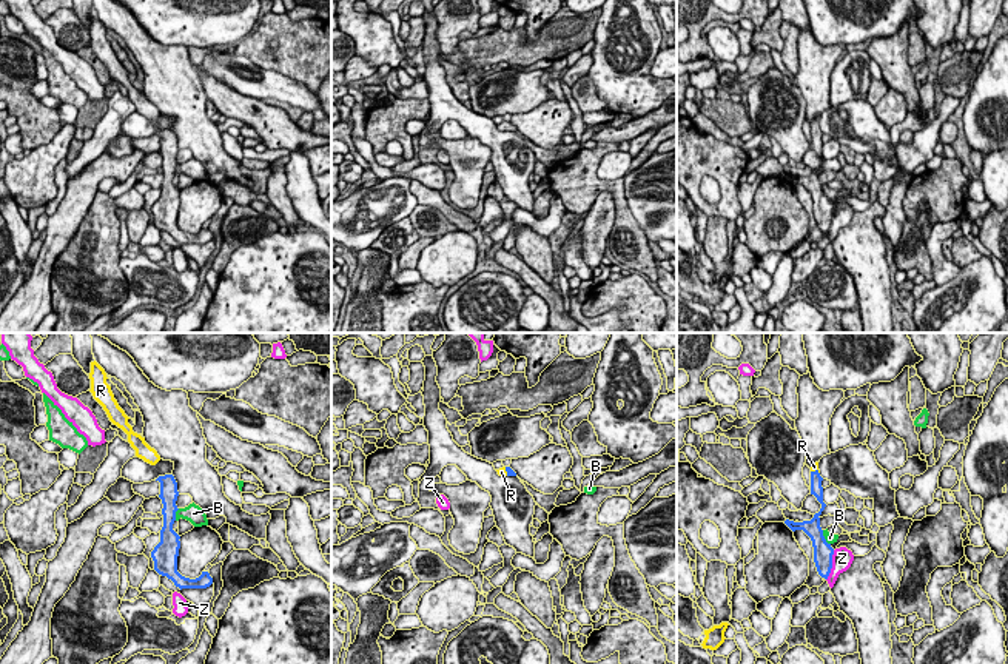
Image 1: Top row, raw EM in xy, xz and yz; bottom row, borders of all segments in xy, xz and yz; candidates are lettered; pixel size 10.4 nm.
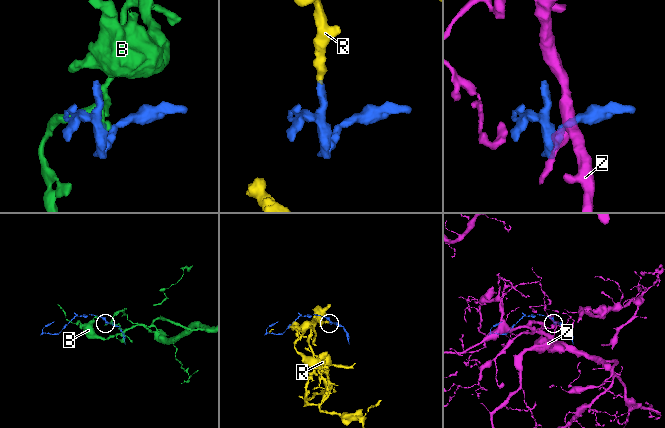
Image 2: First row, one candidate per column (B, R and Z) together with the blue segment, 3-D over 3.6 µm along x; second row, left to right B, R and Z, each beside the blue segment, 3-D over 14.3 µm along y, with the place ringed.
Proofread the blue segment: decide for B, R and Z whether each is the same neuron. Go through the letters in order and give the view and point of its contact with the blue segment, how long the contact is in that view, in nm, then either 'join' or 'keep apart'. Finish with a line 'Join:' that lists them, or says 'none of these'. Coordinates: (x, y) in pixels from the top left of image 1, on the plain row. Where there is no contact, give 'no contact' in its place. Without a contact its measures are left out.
B: yz (823, 193) | 180 nm | keep apart
R: yz (816, 125) | 100 nm | join
Z: yz (831, 221) | 340 nm | keep apart
Join: R

